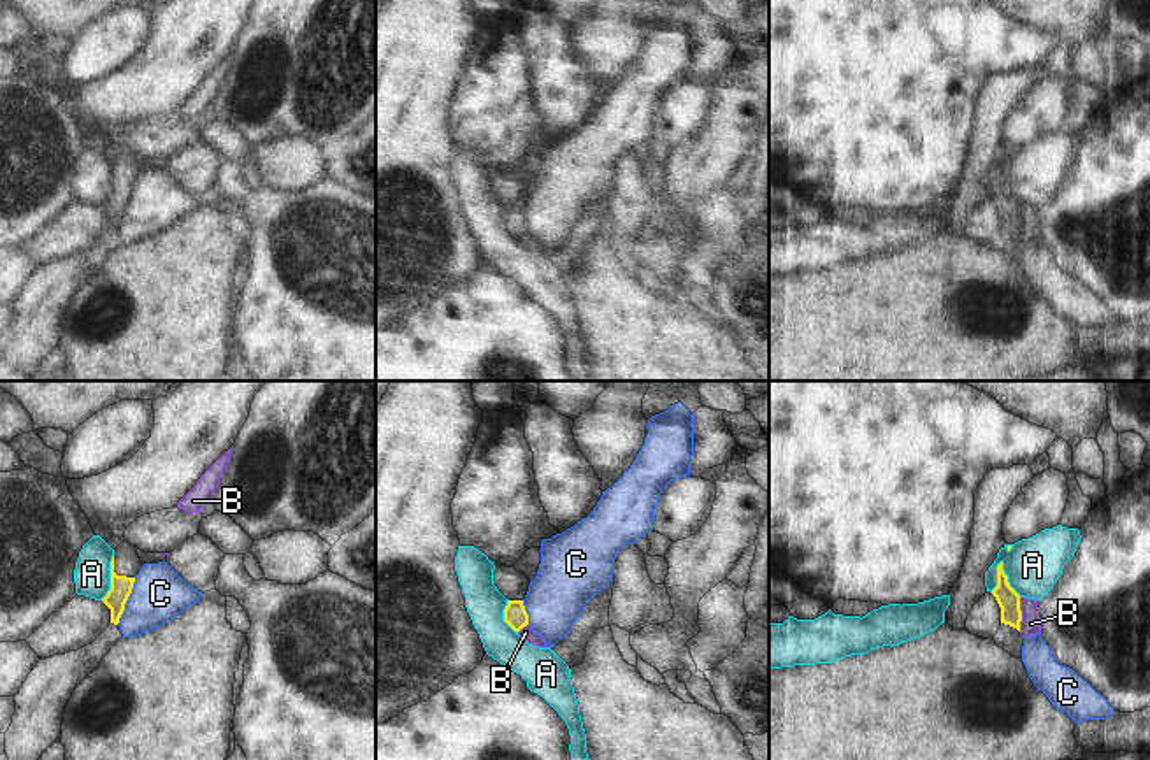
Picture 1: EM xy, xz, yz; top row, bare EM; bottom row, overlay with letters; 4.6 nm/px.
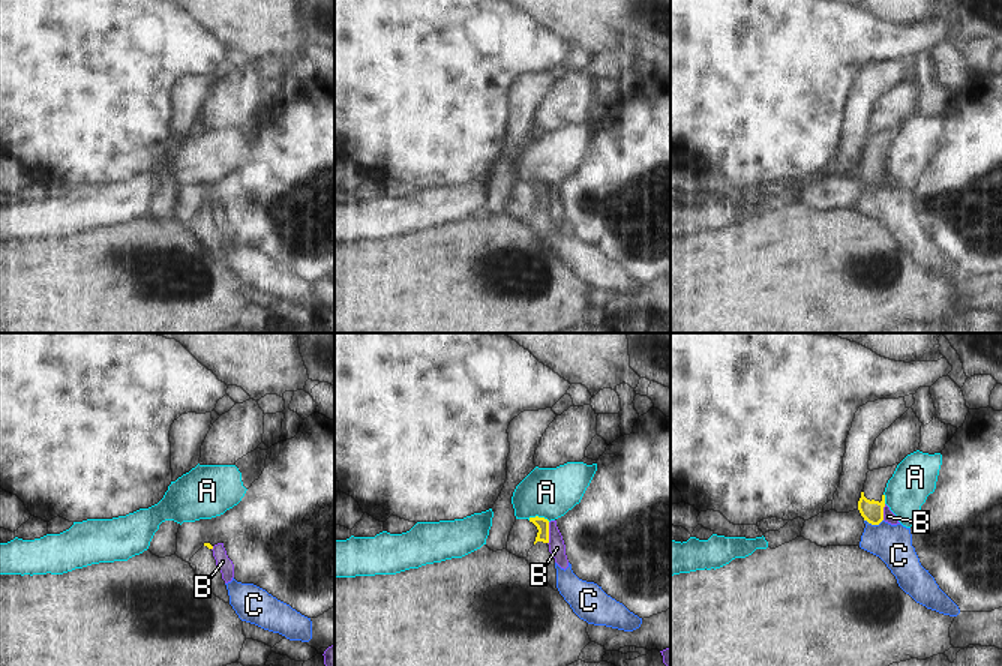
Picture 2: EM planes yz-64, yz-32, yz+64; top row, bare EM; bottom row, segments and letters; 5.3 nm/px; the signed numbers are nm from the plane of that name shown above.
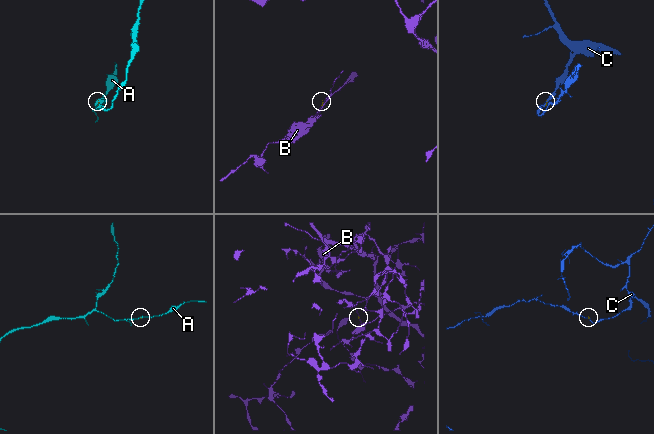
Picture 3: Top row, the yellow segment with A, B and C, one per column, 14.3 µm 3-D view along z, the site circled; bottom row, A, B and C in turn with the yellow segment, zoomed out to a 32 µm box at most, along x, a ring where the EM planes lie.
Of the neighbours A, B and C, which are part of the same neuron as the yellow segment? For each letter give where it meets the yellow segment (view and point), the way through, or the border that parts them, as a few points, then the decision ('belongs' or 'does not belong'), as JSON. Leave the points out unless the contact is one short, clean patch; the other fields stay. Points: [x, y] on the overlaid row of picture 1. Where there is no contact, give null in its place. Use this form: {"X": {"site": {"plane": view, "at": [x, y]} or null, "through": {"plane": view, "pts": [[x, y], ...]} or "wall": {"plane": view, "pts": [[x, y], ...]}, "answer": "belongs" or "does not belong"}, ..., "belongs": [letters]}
{"A": {"site": {"plane": "yz", "at": [1006, 578]}, "wall": {"plane": "yz", "pts": [[1001, 560], [1006, 581], [1020, 595]]}, "answer": "does not belong"}, "B": {"site": {"plane": "yz", "at": [1020, 615]}, "wall": {"plane": "yz", "pts": [[1019, 597], [1020, 630]]}, "answer": "does not belong"}, "C": {"site": {"plane": "xy", "at": [127, 599]}, "wall": {"plane": "xy", "pts": [[136, 578], [116, 623]]}, "answer": "does not belong"}, "belongs": []}

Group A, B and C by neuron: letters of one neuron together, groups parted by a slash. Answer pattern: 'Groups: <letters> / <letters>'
Groups: A / B / C.

